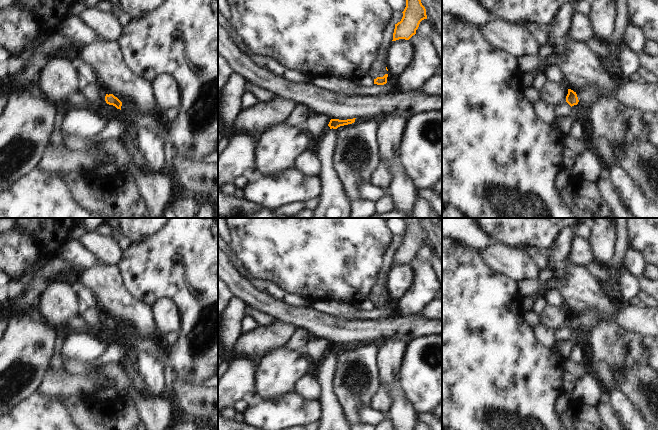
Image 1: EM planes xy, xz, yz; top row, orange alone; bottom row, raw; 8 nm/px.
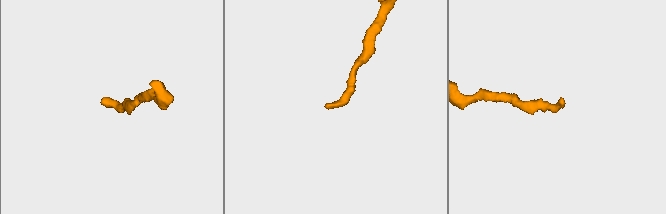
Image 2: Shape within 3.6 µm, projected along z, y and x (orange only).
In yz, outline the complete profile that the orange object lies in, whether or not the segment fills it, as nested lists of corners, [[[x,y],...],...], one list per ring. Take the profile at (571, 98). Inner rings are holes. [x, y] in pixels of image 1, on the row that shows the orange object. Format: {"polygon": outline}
{"polygon": [[[589,86],[584,90],[580,90],[578,93],[571,89],[568,89],[566,96],[566,102],[572,107],[577,105],[579,101],[585,103],[595,102],[601,96],[601,92],[597,86]]]}

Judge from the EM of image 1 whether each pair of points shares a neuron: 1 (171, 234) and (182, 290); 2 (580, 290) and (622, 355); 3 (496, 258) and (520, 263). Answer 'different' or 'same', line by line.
1: same
2: same
3: same

